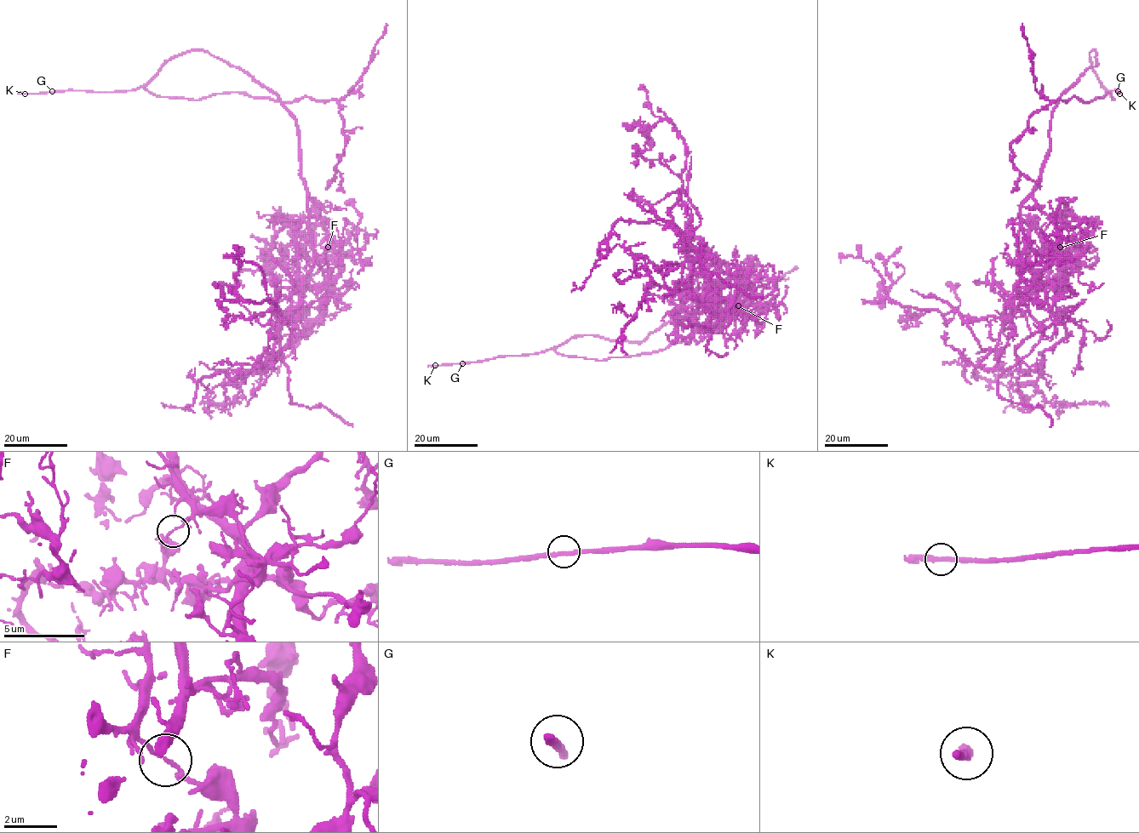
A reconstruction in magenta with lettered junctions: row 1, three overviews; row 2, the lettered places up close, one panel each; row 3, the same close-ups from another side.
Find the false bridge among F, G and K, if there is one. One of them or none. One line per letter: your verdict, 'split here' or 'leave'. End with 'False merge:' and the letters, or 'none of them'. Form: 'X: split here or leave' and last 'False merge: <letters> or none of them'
F: split here
G: leave
K: leave
False merge: F

